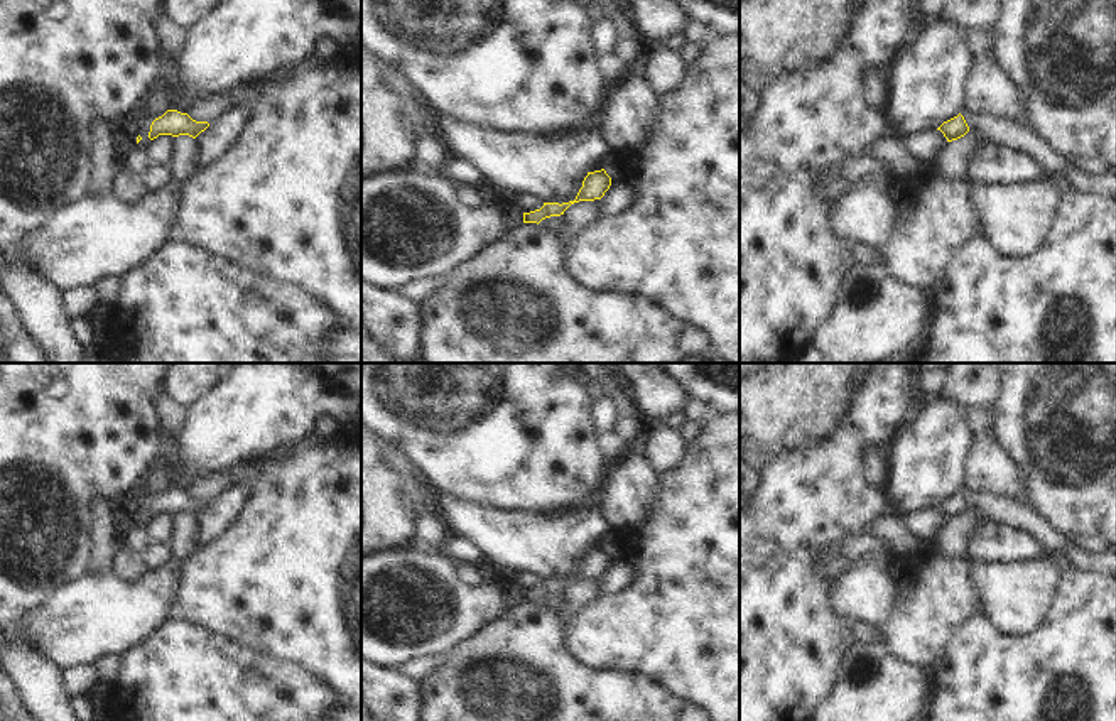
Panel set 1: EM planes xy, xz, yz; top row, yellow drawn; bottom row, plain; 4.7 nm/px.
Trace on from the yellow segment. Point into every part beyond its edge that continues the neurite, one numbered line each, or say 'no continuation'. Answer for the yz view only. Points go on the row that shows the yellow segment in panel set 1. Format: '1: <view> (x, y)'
no continuation

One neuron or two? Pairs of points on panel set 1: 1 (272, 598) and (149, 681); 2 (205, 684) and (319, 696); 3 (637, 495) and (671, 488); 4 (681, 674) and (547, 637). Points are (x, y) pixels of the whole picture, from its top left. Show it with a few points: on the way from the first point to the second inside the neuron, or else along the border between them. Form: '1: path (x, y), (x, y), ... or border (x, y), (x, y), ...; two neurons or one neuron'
1: border (178, 620), (200, 625), (250, 652); two neurons
2: path (233, 686), (291, 688); one neuron
3: border (659, 477), (655, 510), (644, 522), (637, 524); two neurons
4: border (544, 605), (559, 622), (564, 645), (591, 667); two neurons

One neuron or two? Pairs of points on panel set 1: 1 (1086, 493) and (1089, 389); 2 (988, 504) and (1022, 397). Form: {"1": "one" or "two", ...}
{"1": "one", "2": "two"}

